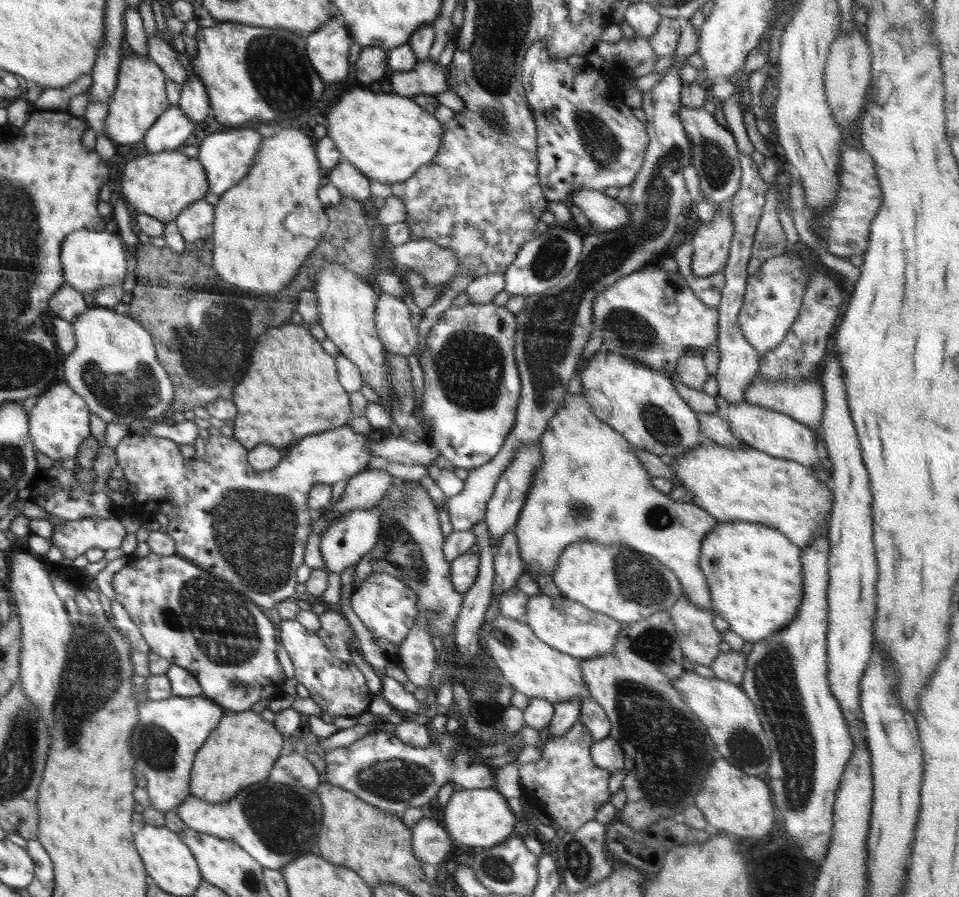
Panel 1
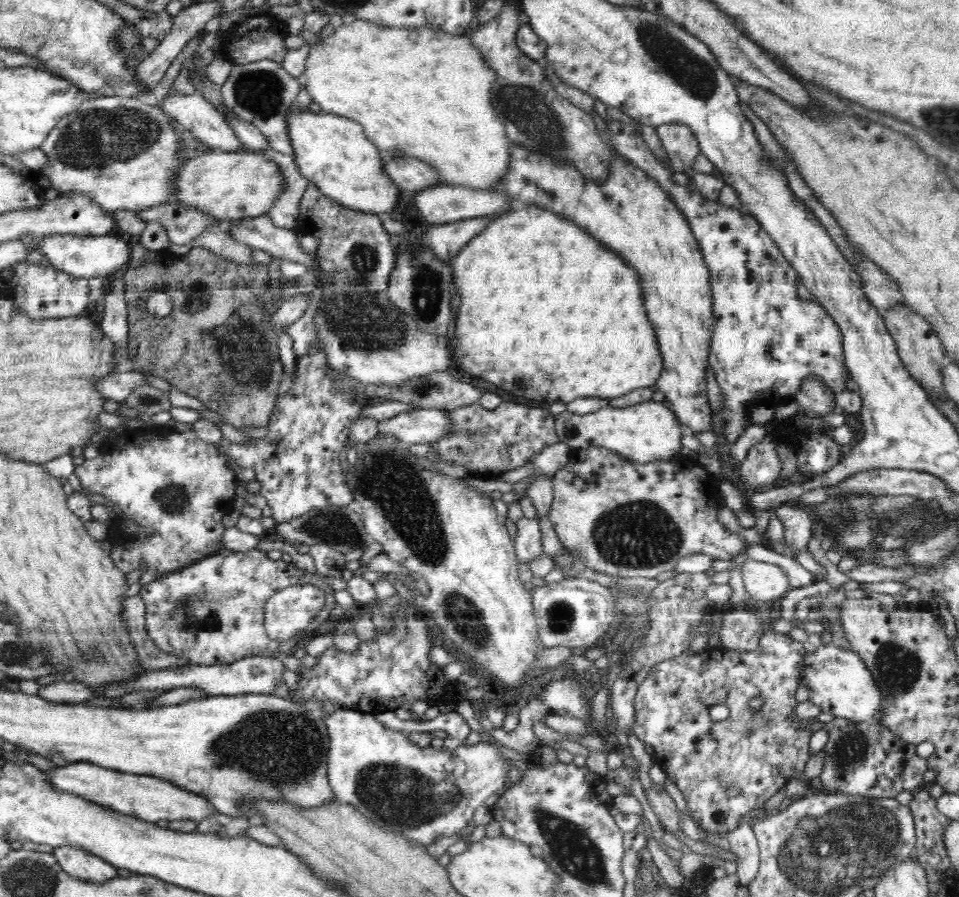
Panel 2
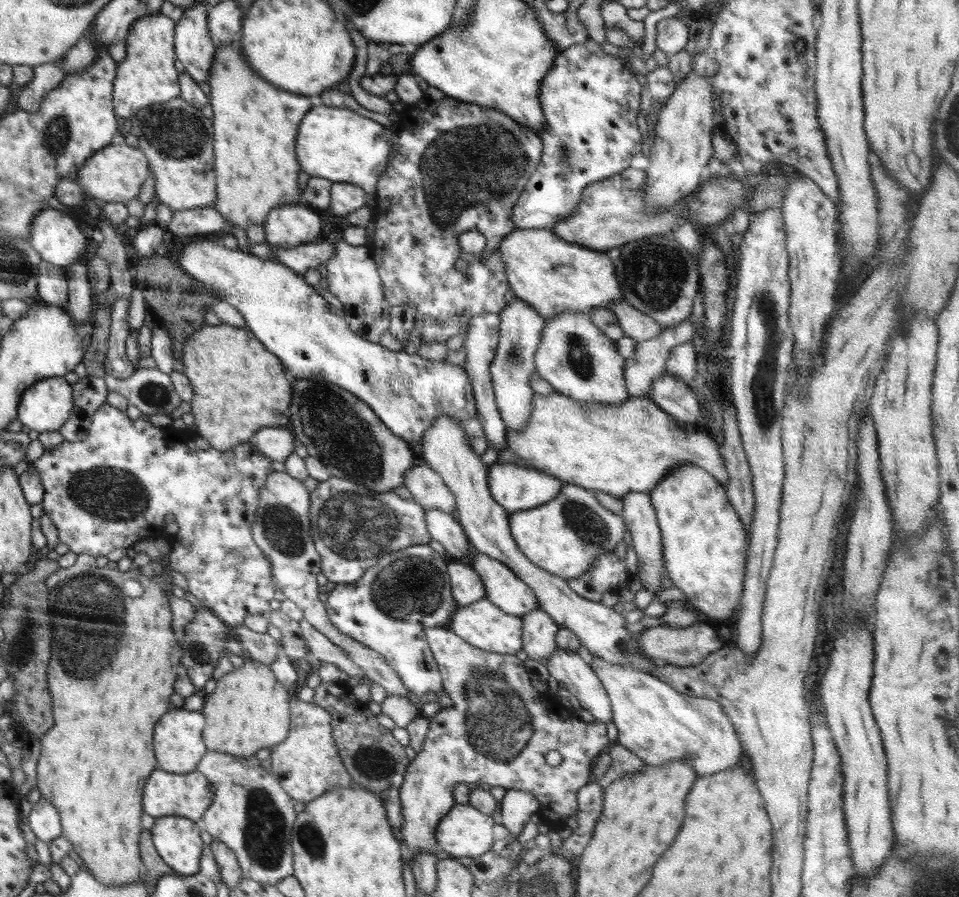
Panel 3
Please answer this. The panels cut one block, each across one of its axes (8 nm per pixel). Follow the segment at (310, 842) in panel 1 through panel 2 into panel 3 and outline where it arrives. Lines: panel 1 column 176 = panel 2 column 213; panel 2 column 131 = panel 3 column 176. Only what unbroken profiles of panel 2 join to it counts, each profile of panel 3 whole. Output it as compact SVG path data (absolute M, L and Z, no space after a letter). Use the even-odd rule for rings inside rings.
M155 768L144 788L144 810L155 819L170 815L199 822L213 798L212 784L201 772L178 774Z

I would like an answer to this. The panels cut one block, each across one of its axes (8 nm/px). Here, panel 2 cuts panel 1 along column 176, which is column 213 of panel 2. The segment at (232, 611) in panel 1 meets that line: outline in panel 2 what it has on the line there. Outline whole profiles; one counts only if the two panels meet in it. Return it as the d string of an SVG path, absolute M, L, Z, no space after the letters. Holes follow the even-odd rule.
M225 549L191 563L181 570L166 574L142 586L139 597L146 607L146 633L158 649L168 655L174 655L186 661L188 665L232 664L250 656L277 658L279 655L293 655L301 636L293 637L289 642L270 639L265 632L265 606L267 600L279 590L296 585L314 585L326 593L326 604L315 620L315 626L324 630L327 623L333 620L336 609L334 589L322 579L323 575L298 569L292 562L272 560L266 551L260 549L235 551Z

